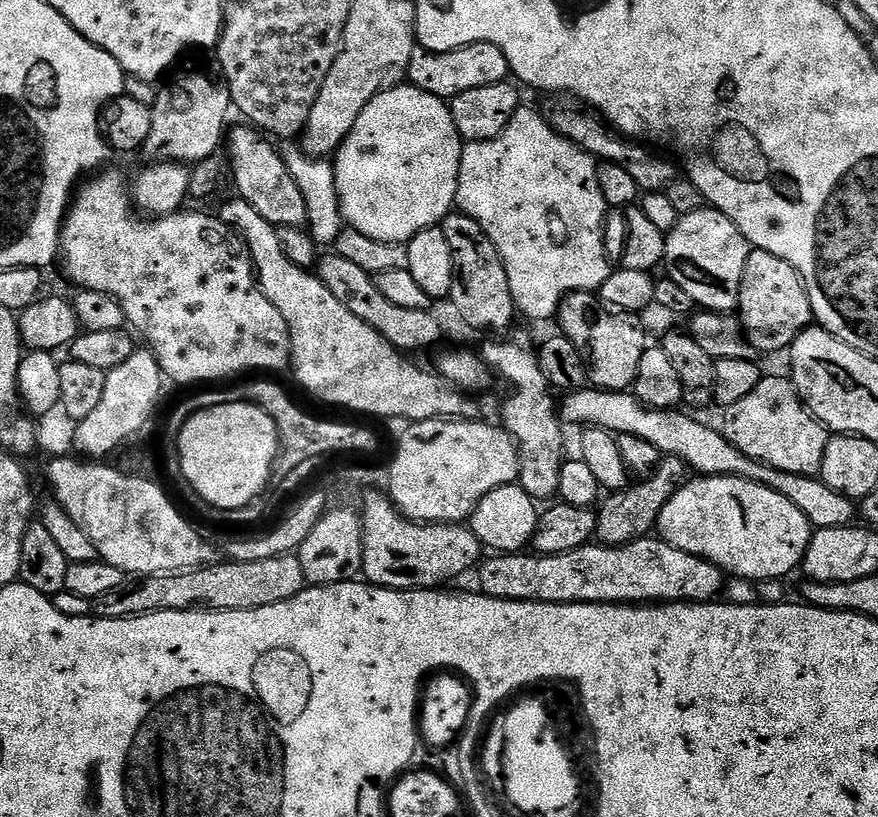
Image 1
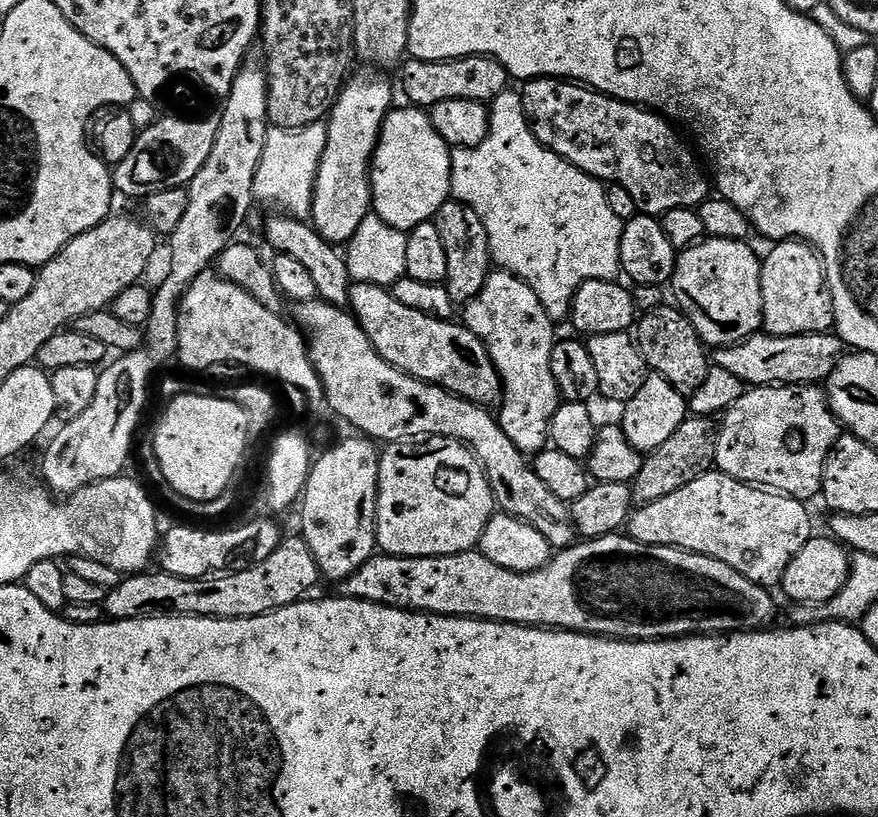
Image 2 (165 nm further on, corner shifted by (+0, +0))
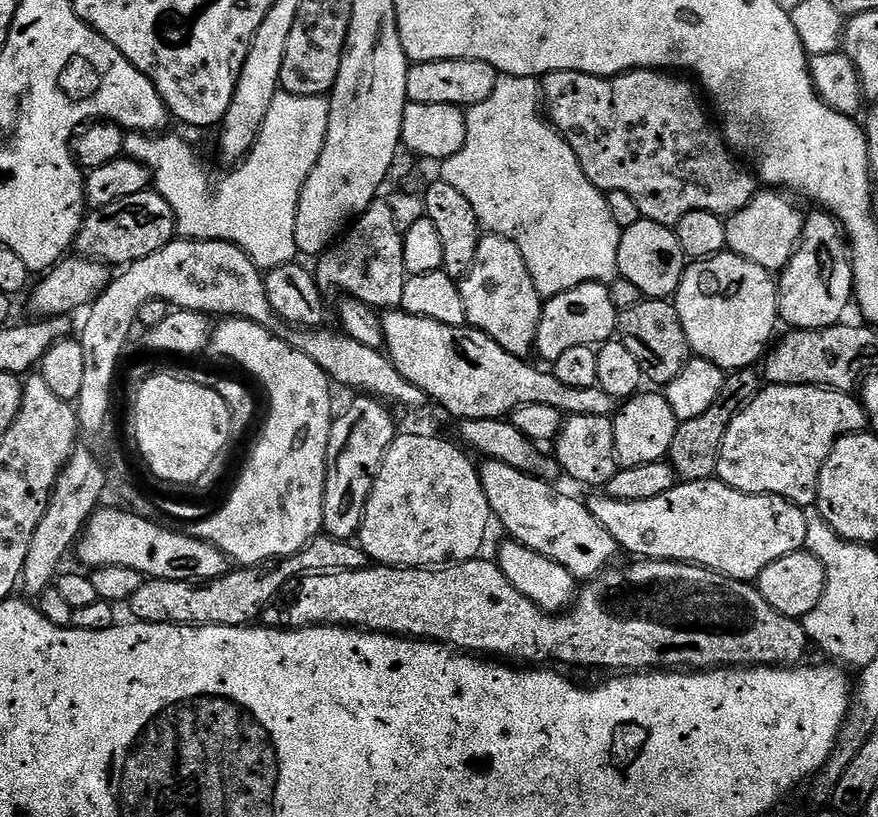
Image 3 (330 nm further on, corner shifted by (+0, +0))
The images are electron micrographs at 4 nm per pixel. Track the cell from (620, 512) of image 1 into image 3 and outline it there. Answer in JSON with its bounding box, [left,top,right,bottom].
[666,370,762,482]

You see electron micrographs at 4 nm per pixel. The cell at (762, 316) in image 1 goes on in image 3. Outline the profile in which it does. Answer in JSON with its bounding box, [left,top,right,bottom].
[778,210,854,332]

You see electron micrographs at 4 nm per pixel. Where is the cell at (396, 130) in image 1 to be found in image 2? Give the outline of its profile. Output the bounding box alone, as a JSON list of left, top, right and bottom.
[372,106,452,233]

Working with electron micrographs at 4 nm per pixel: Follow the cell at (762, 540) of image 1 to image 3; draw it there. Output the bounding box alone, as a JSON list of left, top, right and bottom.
[587,478,810,581]

